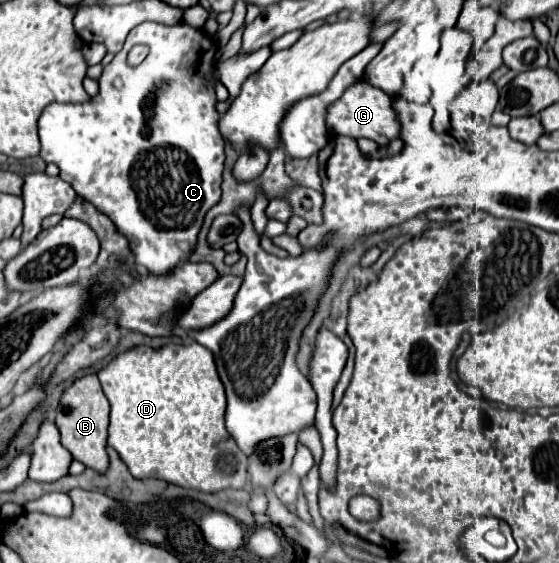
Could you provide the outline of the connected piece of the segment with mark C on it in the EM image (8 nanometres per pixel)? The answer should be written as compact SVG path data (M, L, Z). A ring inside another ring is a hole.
M142 23L142 25L138 25L136 29L130 31L130 35L124 43L124 51L120 51L116 55L116 59L126 57L128 51L138 43L144 43L144 45L150 47L148 57L138 67L130 67L130 77L128 77L128 65L112 61L104 67L104 75L100 77L100 83L106 83L108 87L100 89L100 93L96 97L92 97L92 101L80 103L80 105L52 103L42 111L42 115L38 119L38 135L40 135L40 143L42 143L40 157L44 159L44 163L56 163L60 167L60 179L70 183L72 189L76 191L76 195L94 203L104 215L108 215L114 221L118 231L128 237L130 247L136 255L136 263L144 265L152 275L168 275L170 271L174 271L182 261L186 261L192 255L192 251L198 243L198 233L202 229L204 215L208 213L210 207L214 207L220 201L220 185L222 185L222 171L224 171L226 155L224 155L224 139L218 131L220 113L216 111L218 99L216 99L216 91L214 91L214 81L208 79L208 75L216 73L216 67L214 67L214 63L210 63L210 69L204 69L204 71L200 69L200 65L202 65L202 41L204 41L202 29L196 29L188 23L180 23L180 25Z

